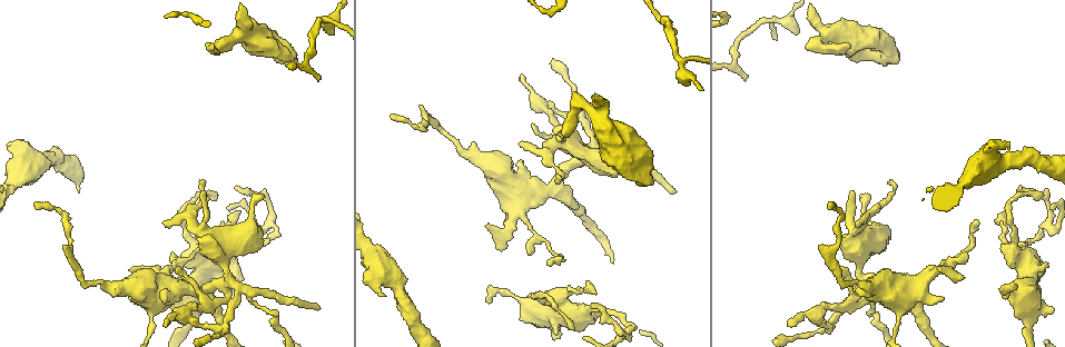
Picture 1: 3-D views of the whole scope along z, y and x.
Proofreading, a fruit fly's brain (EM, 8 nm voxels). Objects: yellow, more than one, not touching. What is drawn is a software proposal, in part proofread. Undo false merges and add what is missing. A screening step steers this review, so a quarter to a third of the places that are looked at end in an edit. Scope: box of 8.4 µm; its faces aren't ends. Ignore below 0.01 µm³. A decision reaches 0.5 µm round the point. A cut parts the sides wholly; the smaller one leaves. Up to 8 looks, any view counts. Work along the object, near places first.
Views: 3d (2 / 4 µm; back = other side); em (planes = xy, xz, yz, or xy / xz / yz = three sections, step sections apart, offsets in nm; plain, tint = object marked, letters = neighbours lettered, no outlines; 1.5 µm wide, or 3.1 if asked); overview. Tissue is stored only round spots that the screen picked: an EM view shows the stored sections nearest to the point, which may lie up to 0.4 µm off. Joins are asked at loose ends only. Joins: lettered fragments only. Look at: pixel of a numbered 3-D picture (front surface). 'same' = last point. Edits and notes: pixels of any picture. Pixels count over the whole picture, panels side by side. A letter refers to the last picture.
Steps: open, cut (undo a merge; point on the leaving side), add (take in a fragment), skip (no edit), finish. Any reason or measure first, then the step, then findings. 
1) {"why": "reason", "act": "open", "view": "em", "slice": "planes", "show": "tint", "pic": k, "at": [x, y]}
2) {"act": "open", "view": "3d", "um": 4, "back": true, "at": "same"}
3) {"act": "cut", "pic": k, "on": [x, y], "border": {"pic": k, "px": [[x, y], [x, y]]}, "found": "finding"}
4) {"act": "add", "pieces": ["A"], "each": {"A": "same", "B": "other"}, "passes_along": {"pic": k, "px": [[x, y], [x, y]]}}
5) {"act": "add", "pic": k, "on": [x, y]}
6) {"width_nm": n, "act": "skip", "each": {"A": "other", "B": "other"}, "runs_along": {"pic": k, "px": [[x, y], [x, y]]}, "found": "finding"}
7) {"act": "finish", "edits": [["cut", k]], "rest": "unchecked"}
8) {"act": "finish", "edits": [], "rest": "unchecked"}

{"why": "tapers out", "act": "open", "view": "em", "slice": "planes", "show": "tint", "pic": 1, "at": [675, 29]}

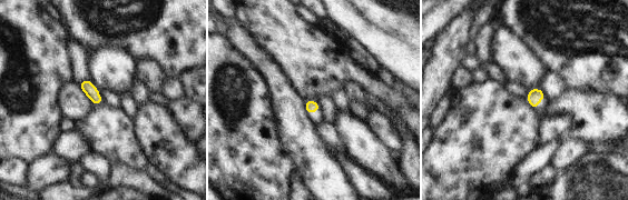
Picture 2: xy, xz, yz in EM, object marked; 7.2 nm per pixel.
{"why": "what lies round it", "act": "open", "view": "em", "slice": "planes", "show": "letters", "at": "same"}

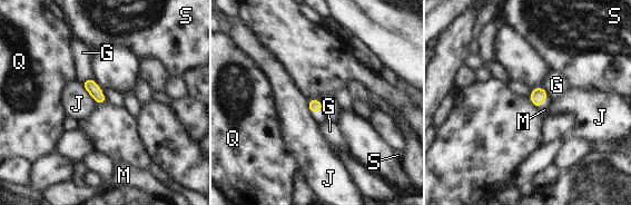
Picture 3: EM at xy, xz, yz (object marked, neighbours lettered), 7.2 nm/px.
{"width_nm": 90, "act": "add", "pieces": ["M"], "each": {"G": "other", "J": "other", "M": "same", "Q": "other", "S": "other"}, "passes_along": {"pic": 3, "px": [[539, 95], [542, 101], [544, 107]]}, "found": "the neuron continues"}

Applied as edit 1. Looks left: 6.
{"why": "branch stops here", "act": "open", "view": "3d", "um": 4, "pic": 1, "at": [862, 196]}

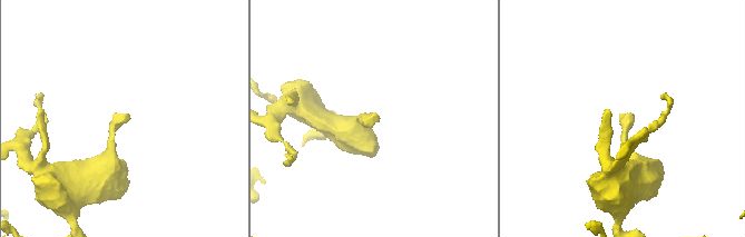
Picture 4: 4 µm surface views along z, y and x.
{"why": "need the tissue", "act": "open", "view": "em", "slice": "planes", "show": "letters", "pic": 4, "at": [619, 115]}

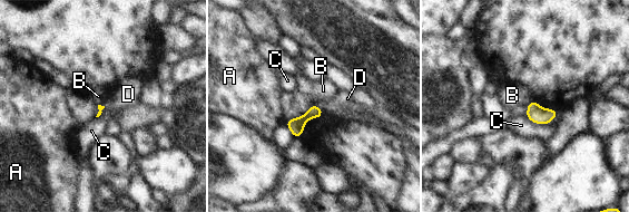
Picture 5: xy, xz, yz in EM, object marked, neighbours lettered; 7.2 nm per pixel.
{"act": "skip", "each": {"A": "other", "B": "other", "C": "other", "D": "other"}, "border": {"pic": 5, "px": [[312, 104], [320, 107]]}, "found": "none of them fits"}

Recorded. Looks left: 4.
{"act": "open", "view": "3d", "um": 4, "pic": 1, "at": [831, 323]}

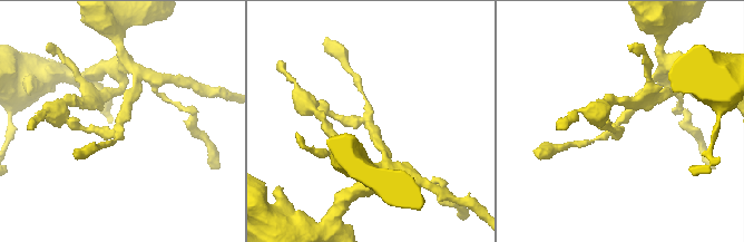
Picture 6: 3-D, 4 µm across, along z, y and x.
{"act": "open", "view": "em", "slice": "xy", "step": 4, "show": "tint", "pic": 6, "at": [369, 123]}

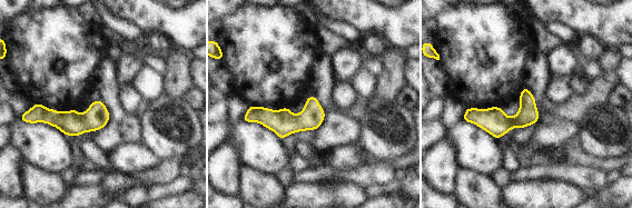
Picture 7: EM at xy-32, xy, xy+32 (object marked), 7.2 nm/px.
{"act": "open", "view": "em", "slice": "yz", "step": 8, "show": "letters", "at": "same"}

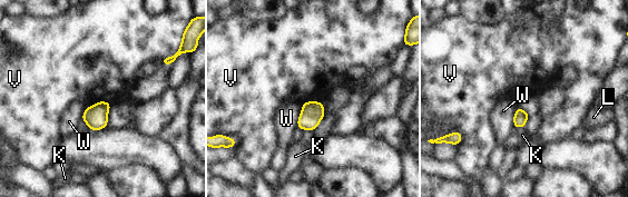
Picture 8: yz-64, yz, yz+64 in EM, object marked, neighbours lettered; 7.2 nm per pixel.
{"act": "skip", "each": {"K": "other", "L": "other", "V": "other", "W": "other"}, "border": {"pic": 8, "px": [[302, 104], [296, 127]]}, "found": "one neuron here"}

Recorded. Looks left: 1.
{"act": "finish", "edits": [["add", 3]], "rest": "unchecked"}

